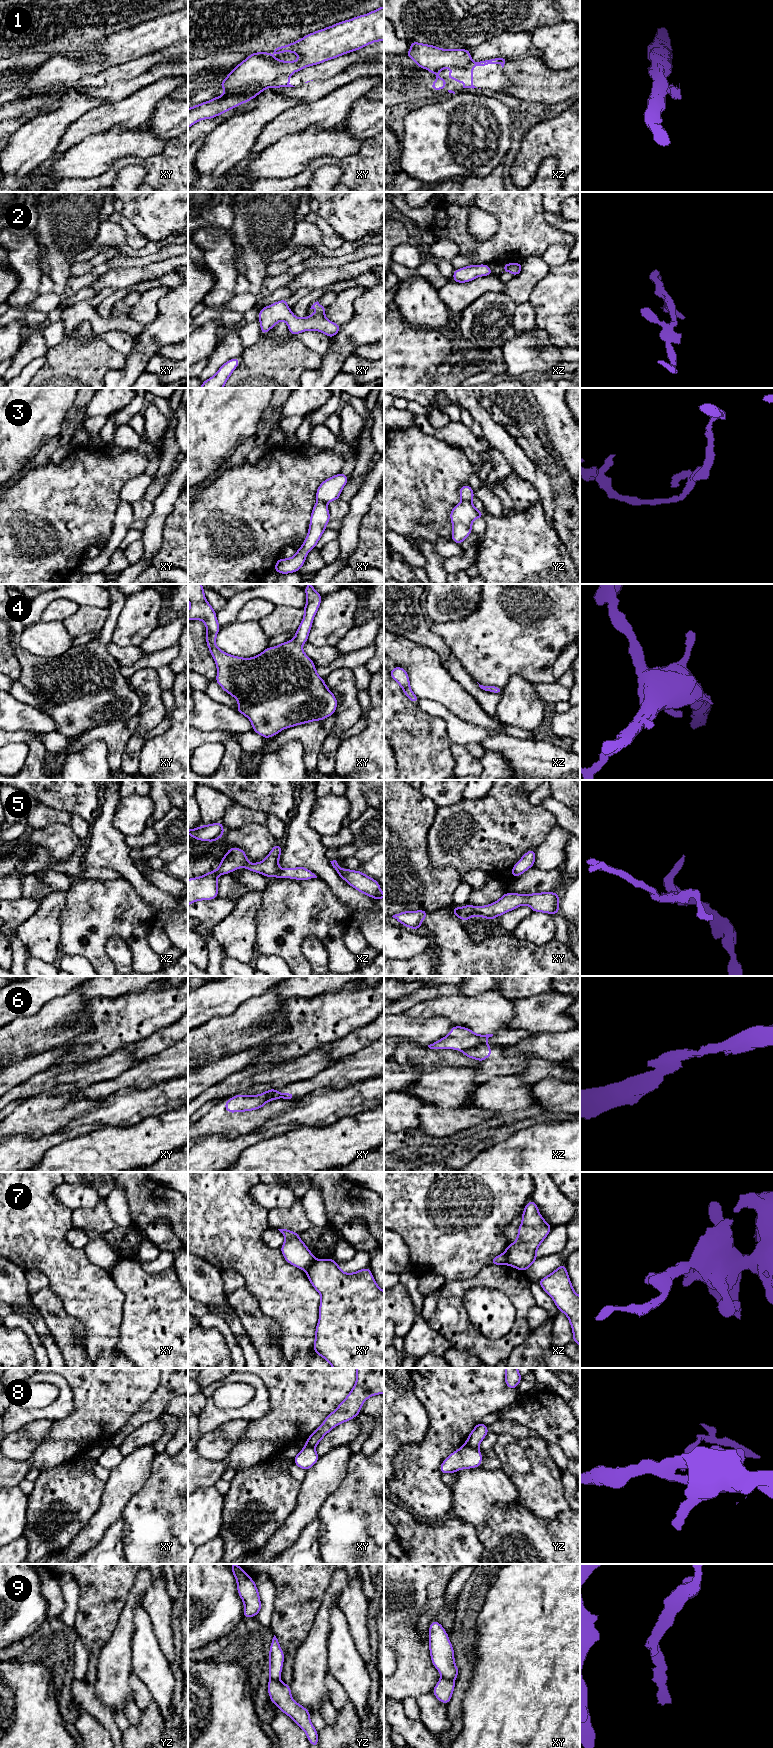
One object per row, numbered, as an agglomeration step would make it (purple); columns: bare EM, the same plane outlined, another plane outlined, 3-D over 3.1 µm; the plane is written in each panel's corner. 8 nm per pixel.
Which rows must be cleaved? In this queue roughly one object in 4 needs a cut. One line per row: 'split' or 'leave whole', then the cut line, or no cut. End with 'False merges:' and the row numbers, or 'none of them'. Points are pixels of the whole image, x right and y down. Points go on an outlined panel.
1: split; cut in xy along (290, 73), (279, 75), (267, 87)
2: leave whole; no cut
3: split; cut in yz along (462, 500), (471, 501)
4: leave whole; no cut
5: leave whole; no cut
6: split; cut in xz along (486, 1044), (467, 1048), (463, 1052)
7: split; cut in xy along (316, 1259), (306, 1271)
8: split; cut in yz along (465, 1443), (477, 1449)
9: split; cut in xy along (441, 1676), (453, 1680)
False merges: 1, 3, 6, 7, 8, 9

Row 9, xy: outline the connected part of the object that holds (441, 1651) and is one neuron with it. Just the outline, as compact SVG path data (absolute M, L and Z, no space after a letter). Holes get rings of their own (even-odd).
M433 1621L429 1626L428 1635L430 1656L434 1667L442 1678L455 1680L459 1671L455 1664L454 1649L448 1633L438 1621Z

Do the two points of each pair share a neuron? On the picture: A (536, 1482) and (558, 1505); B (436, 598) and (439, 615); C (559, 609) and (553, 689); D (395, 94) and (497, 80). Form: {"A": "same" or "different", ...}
{"A": "same", "B": "same", "C": "different", "D": "same"}

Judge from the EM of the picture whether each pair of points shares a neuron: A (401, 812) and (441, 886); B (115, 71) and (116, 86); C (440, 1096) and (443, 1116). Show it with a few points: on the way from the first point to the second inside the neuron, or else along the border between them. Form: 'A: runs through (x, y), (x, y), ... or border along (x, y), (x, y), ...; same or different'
A: runs through (401, 831), (422, 869); same
B: border along (140, 74), (129, 79), (117, 80); different
C: border along (426, 1104), (442, 1108), (463, 1106); different

